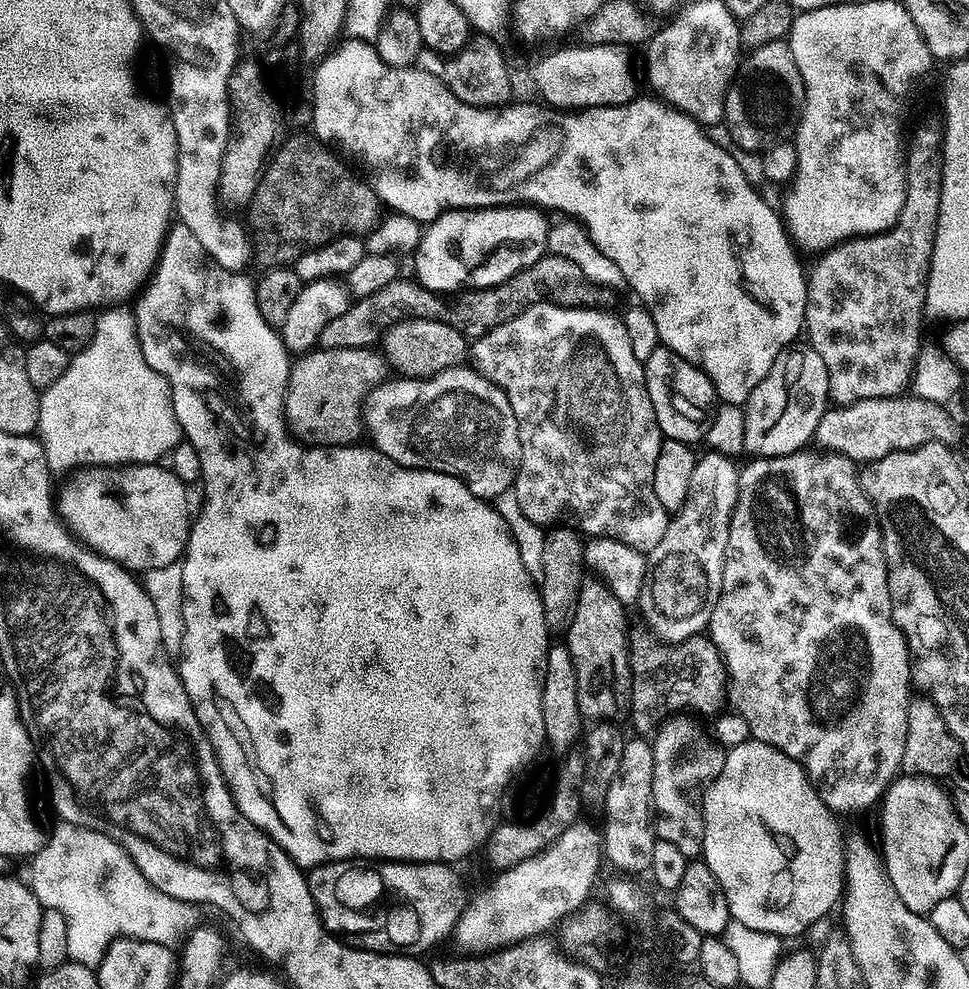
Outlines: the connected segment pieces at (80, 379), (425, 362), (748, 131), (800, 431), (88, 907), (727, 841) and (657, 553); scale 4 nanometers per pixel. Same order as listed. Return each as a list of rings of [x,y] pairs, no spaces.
[[[109,306],[96,316],[96,333],[94,338],[81,352],[75,353],[69,359],[68,368],[62,374],[62,378],[58,378],[58,382],[54,382],[50,387],[43,389],[40,395],[40,421],[38,427],[38,439],[44,453],[46,454],[46,462],[49,469],[68,468],[67,470],[77,469],[79,466],[123,466],[125,464],[154,464],[161,458],[167,457],[171,453],[175,444],[181,443],[182,433],[180,423],[174,414],[174,402],[172,401],[172,388],[166,382],[166,378],[162,374],[158,374],[158,370],[154,370],[146,362],[146,358],[142,354],[142,346],[140,339],[136,336],[136,317],[131,311],[127,312],[124,306]]]
[[[400,318],[383,329],[382,355],[387,367],[401,377],[433,376],[446,368],[454,368],[465,363],[470,352],[470,340],[460,329],[446,322],[426,318]]]
[[[775,40],[761,48],[751,49],[746,59],[739,65],[736,79],[728,87],[724,99],[723,123],[729,124],[728,132],[738,147],[745,148],[748,152],[759,153],[776,141],[793,135],[802,109],[804,109],[804,83],[802,74],[798,70],[798,62],[794,62],[794,54],[788,49],[784,40]]]
[[[807,342],[793,343],[781,350],[778,358],[774,358],[774,366],[770,366],[766,378],[762,378],[762,382],[758,382],[758,386],[750,394],[744,408],[744,417],[746,418],[744,452],[752,458],[763,458],[766,456],[785,456],[791,452],[801,451],[807,445],[804,443],[815,437],[816,427],[829,407],[826,362],[822,362],[822,358],[818,358],[818,354],[811,344]]]
[[[67,822],[57,823],[57,828],[50,832],[50,835],[45,839],[44,845],[40,847],[40,851],[35,856],[31,857],[32,864],[32,880],[30,879],[30,887],[32,892],[38,898],[41,906],[47,906],[58,910],[62,914],[62,918],[66,918],[66,946],[68,947],[68,960],[74,964],[81,964],[93,970],[99,969],[102,958],[106,954],[106,950],[112,945],[115,940],[127,938],[130,940],[149,940],[150,942],[158,942],[169,946],[176,946],[181,943],[197,927],[196,912],[197,905],[187,904],[184,900],[172,898],[170,894],[164,894],[162,890],[158,890],[152,885],[147,878],[138,870],[138,866],[128,856],[128,851],[113,840],[111,836],[95,832],[89,828],[82,828],[79,824],[69,824]]]
[[[749,739],[740,745],[734,745],[727,749],[724,757],[724,765],[718,774],[718,778],[708,787],[704,793],[704,850],[702,859],[710,866],[714,878],[722,886],[722,894],[726,894],[728,914],[731,919],[742,922],[750,930],[765,932],[771,936],[787,938],[787,936],[800,936],[811,924],[816,924],[832,907],[839,905],[846,883],[844,862],[846,859],[846,836],[840,833],[840,824],[837,813],[831,812],[822,802],[822,798],[812,787],[812,781],[808,779],[808,773],[797,760],[791,760],[785,752],[770,746],[761,740]]]
[[[711,450],[705,451],[705,453],[705,456],[701,455],[697,459],[694,466],[694,475],[690,477],[690,490],[686,494],[686,502],[669,519],[666,534],[662,534],[662,542],[658,542],[658,546],[654,546],[654,550],[646,553],[647,564],[645,566],[644,581],[641,584],[638,609],[640,608],[641,618],[648,623],[649,630],[656,635],[655,639],[669,646],[683,644],[690,637],[701,635],[707,629],[710,622],[710,614],[714,614],[714,606],[718,602],[720,591],[722,590],[722,570],[724,569],[724,559],[726,558],[726,542],[730,538],[730,522],[736,509],[736,499],[740,493],[740,468],[736,464],[737,461],[731,456],[724,456],[721,452],[713,452]]]

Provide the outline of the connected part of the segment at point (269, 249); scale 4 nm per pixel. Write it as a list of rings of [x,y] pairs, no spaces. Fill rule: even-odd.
[[[335,134],[324,137],[322,141],[317,140],[315,135],[307,135],[292,136],[288,141],[285,139],[275,149],[261,175],[252,202],[246,208],[250,252],[255,263],[257,260],[264,270],[295,265],[300,256],[307,255],[339,236],[363,237],[382,220],[380,195],[376,193],[368,177],[373,171],[373,163],[364,147],[360,144],[344,144],[340,136],[336,137]]]

